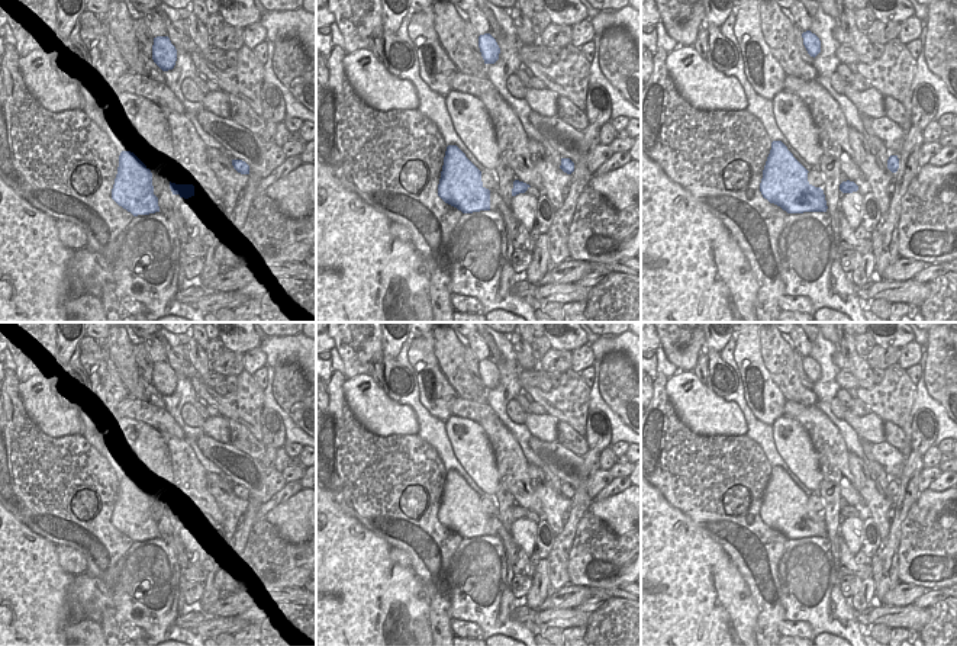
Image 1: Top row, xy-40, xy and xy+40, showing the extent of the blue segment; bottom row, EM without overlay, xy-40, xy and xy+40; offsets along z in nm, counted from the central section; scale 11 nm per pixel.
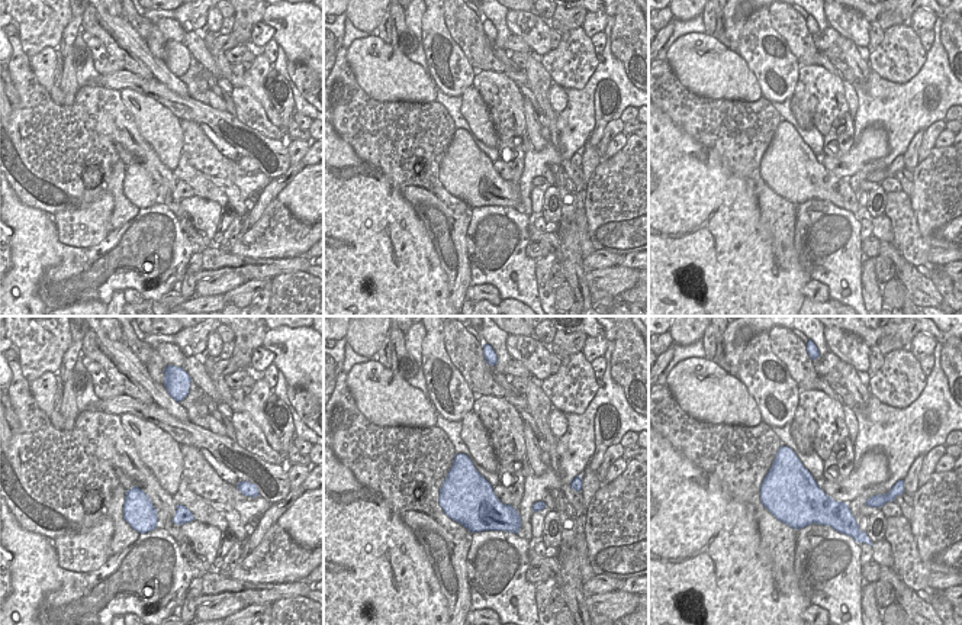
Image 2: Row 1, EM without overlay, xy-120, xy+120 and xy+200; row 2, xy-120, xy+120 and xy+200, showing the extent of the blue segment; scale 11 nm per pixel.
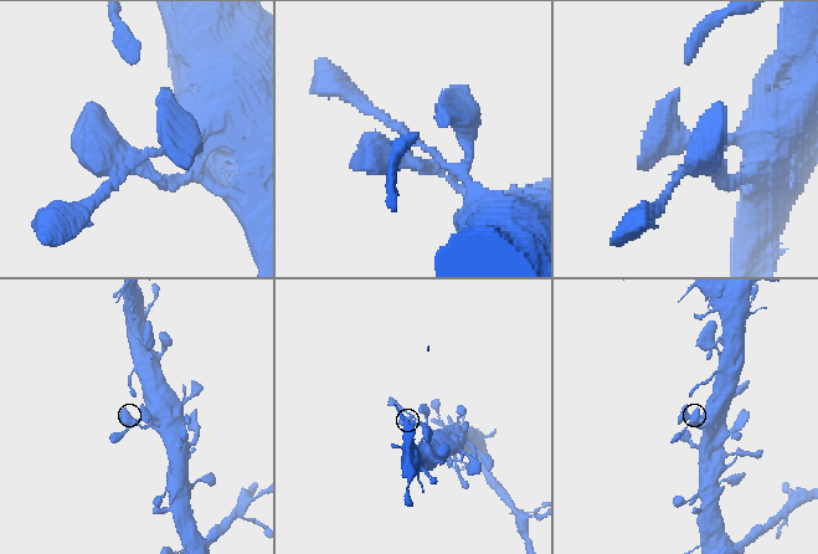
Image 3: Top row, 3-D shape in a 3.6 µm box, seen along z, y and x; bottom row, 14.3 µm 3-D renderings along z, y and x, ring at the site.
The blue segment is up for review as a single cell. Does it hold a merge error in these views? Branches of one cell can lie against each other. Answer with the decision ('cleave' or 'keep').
keep

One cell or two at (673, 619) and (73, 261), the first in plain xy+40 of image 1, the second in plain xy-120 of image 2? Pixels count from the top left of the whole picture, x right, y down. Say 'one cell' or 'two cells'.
two cells

